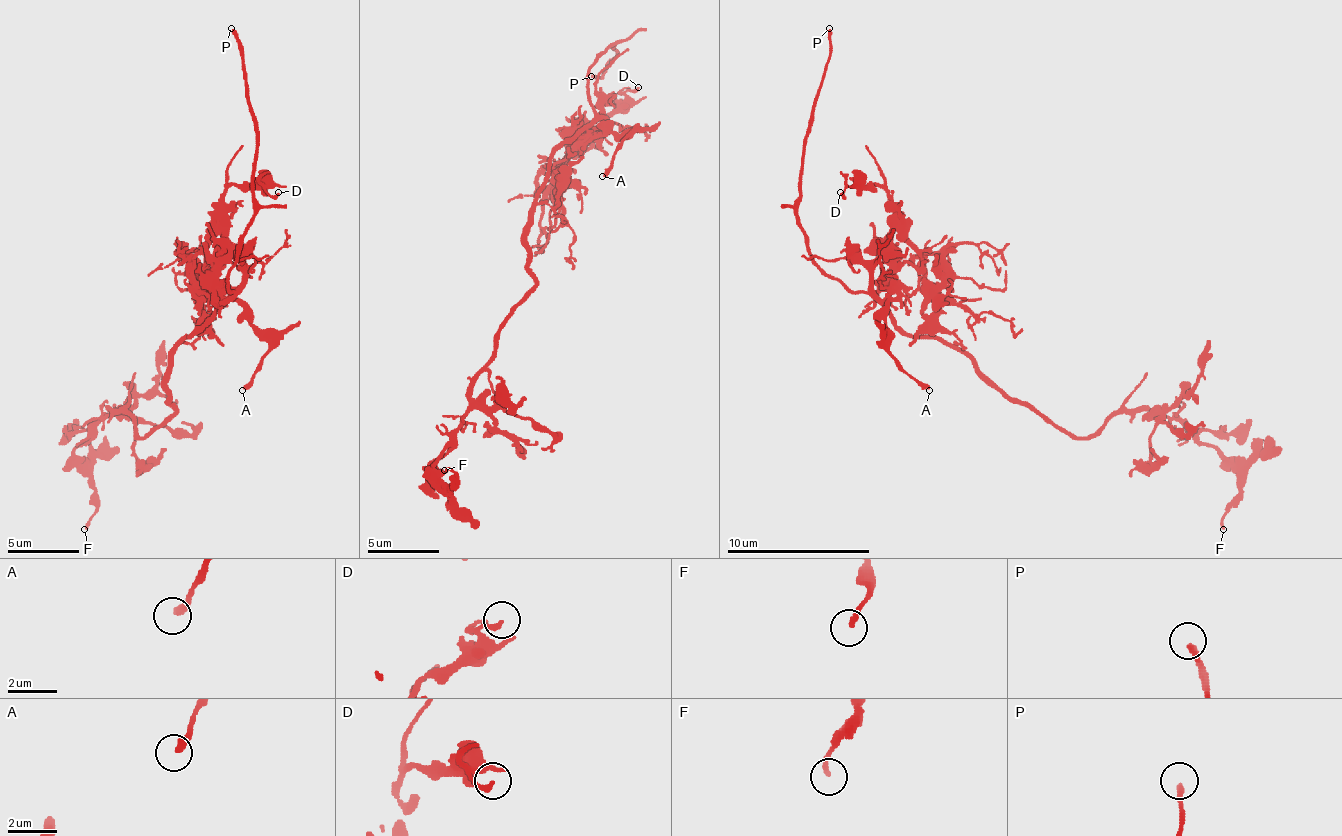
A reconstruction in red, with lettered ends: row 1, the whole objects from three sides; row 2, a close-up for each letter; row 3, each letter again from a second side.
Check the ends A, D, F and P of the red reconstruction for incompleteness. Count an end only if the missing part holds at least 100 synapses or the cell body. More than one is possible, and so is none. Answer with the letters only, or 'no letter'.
P

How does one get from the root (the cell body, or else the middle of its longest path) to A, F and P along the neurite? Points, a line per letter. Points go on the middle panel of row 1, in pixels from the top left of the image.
A: (534, 201), (545, 183), (548, 155), (563, 140), (584, 133), (624, 133), (627, 137), (624, 144), (602, 176)
F: (534, 201), (527, 230), (534, 287), (498, 334), (466, 420), (434, 463), (452, 485), (455, 474), (444, 470)
P: (534, 201), (545, 183), (548, 158), (595, 115), (588, 69), (613, 44), (617, 54), (606, 72), (591, 76)

